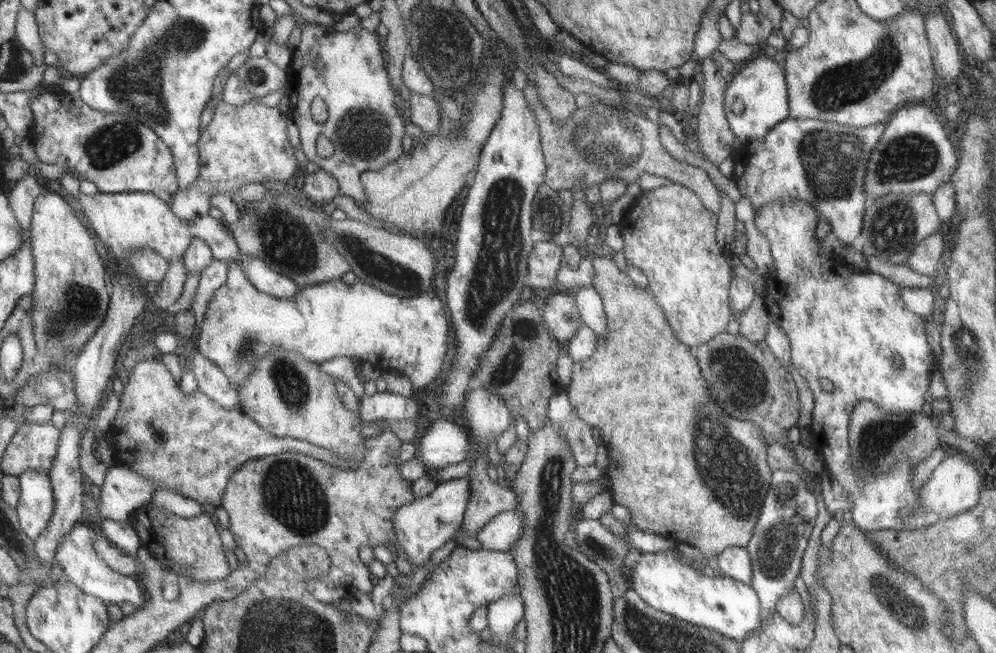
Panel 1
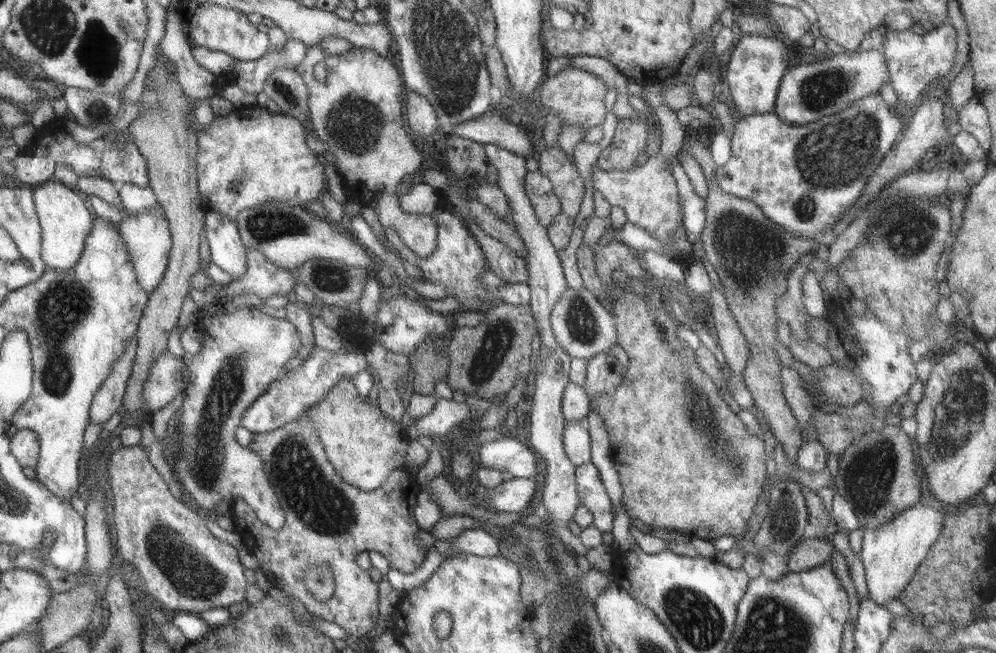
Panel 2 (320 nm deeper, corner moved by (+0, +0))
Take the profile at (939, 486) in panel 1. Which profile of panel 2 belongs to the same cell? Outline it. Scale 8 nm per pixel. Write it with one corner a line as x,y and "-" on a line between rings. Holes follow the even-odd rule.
925,496
916,505
876,528
862,527
863,545
859,555
866,570
869,598
878,606
886,606
889,600
898,599
899,594
909,585
928,550
940,538
947,518
945,513
940,506

